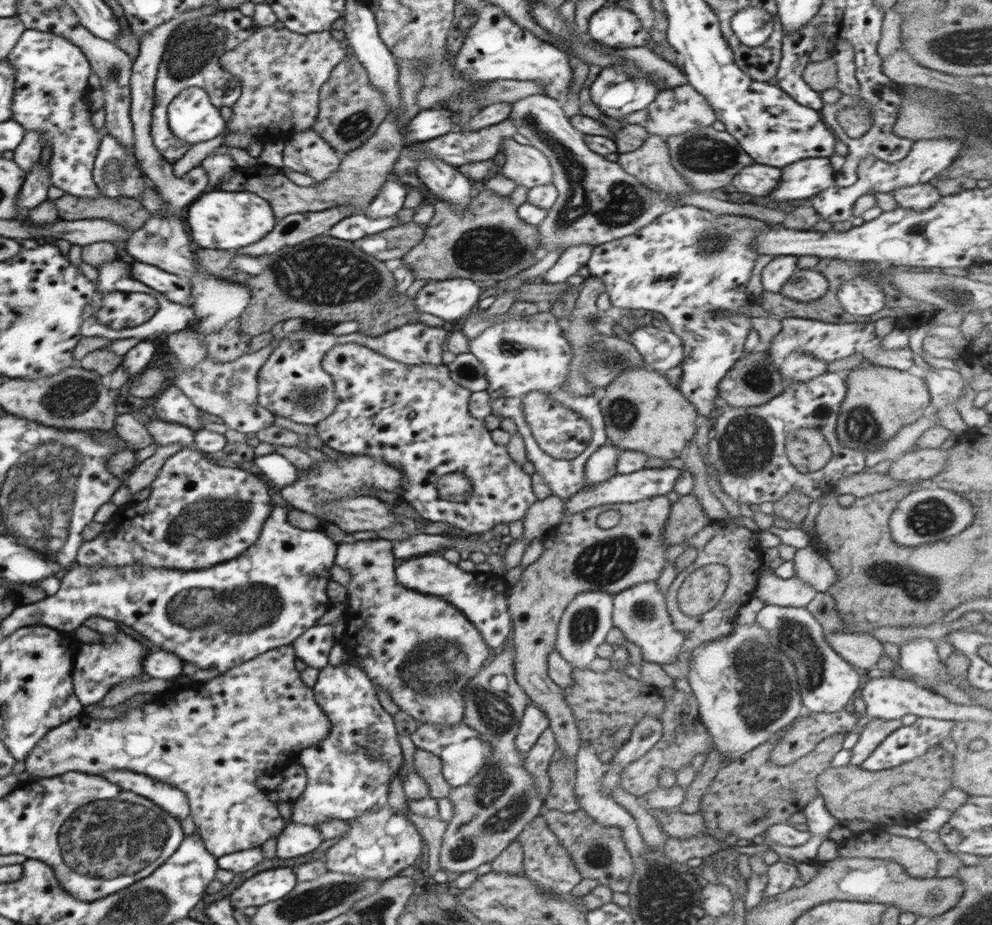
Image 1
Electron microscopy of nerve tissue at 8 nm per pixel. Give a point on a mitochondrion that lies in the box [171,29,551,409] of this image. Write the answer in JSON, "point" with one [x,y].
{"point":[320,276]}

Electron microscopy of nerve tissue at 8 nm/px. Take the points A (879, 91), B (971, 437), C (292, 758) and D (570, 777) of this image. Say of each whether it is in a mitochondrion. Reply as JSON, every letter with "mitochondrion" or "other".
{"A":"other","B":"other","C":"other","D":"other"}

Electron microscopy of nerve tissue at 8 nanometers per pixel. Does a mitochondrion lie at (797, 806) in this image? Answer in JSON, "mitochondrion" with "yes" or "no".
{"mitochondrion":"no"}

